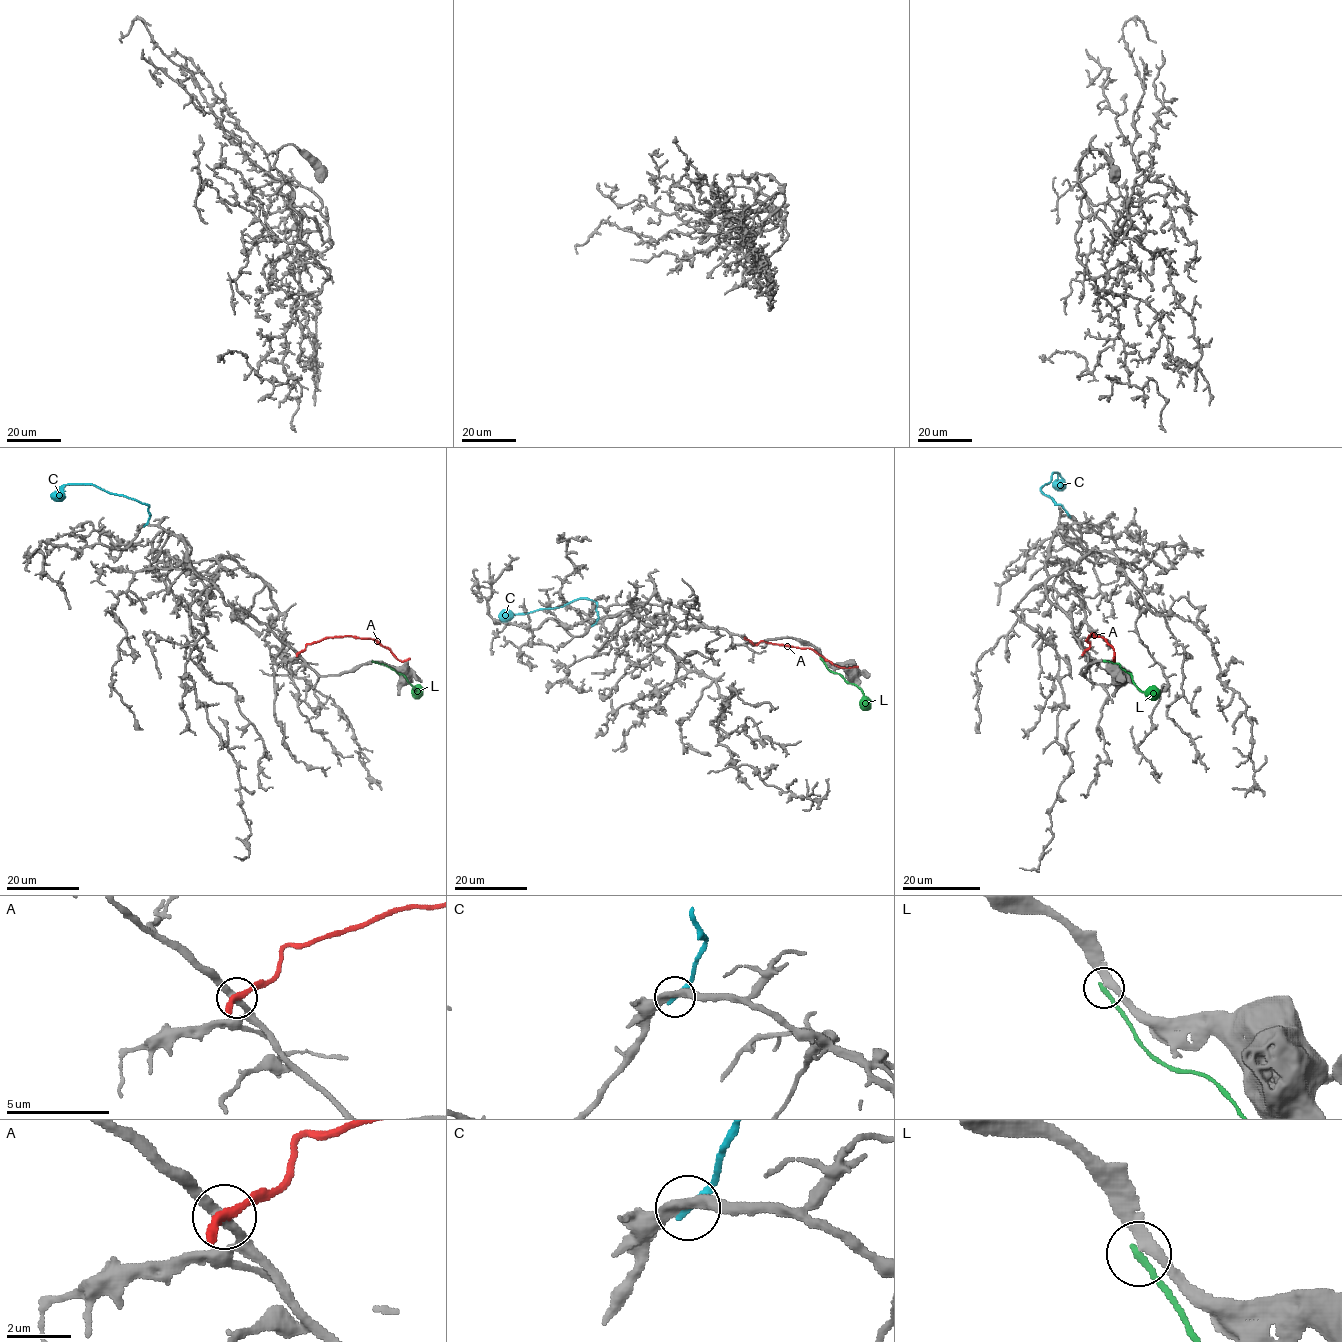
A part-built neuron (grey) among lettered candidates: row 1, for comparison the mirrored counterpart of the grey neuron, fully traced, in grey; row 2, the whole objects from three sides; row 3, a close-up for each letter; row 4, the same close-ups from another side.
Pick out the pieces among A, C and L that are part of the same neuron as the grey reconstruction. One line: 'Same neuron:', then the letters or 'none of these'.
Same neuron: none of these

